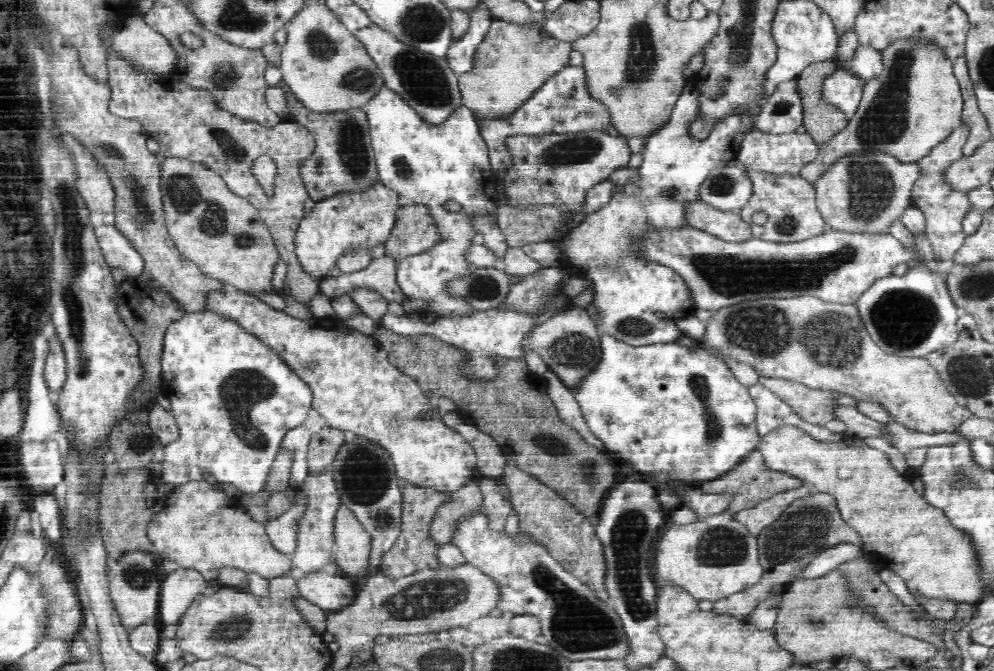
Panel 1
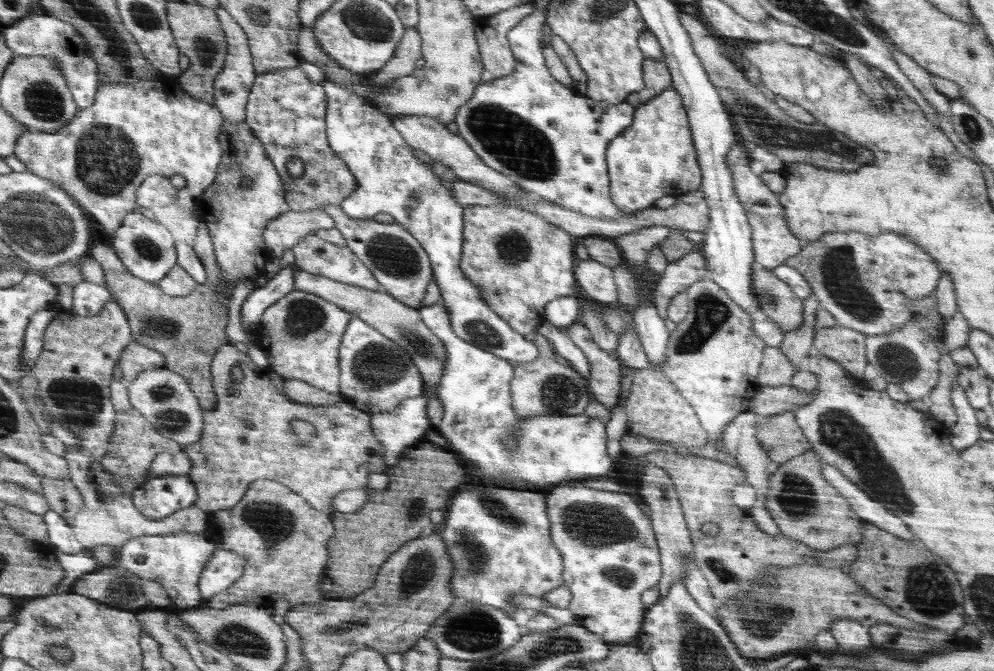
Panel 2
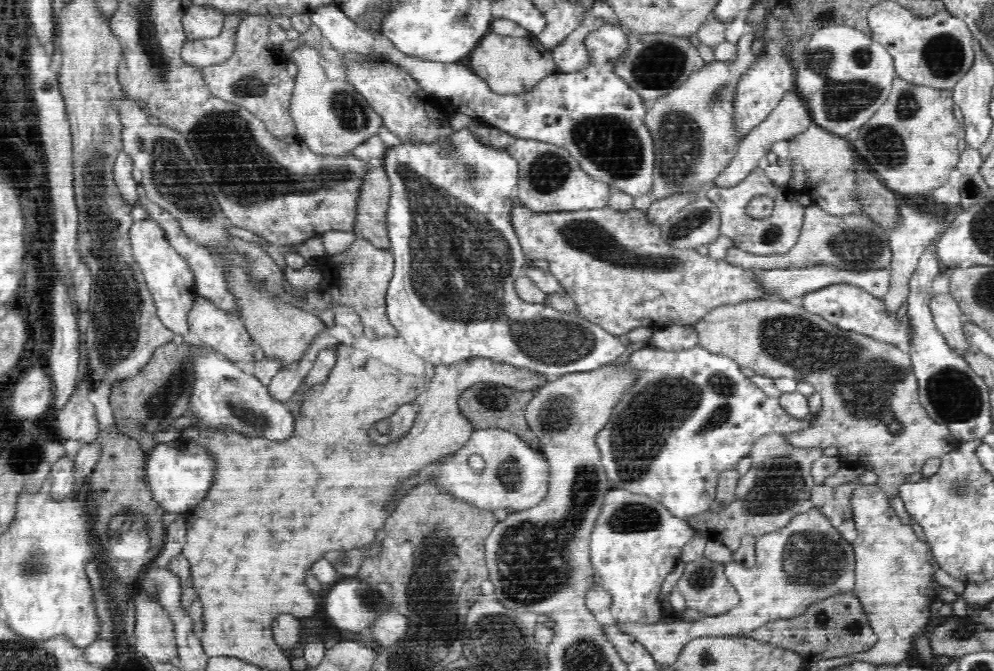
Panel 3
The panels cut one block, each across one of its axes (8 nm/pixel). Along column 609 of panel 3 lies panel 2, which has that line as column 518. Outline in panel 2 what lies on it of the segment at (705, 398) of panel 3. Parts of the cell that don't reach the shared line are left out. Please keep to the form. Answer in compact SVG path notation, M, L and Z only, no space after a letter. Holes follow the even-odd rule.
M442 301L419 308L422 319L432 332L440 336L444 342L446 360L444 372L434 388L434 394L443 402L445 414L442 424L437 429L447 442L450 450L460 454L476 472L484 477L503 476L515 478L515 482L523 483L533 490L554 486L558 482L578 480L578 478L596 478L606 474L612 466L612 458L606 452L606 424L586 414L577 416L538 416L532 419L517 420L512 409L510 382L514 376L514 365L508 360L473 345L470 341L456 336L450 327L450 313Z

